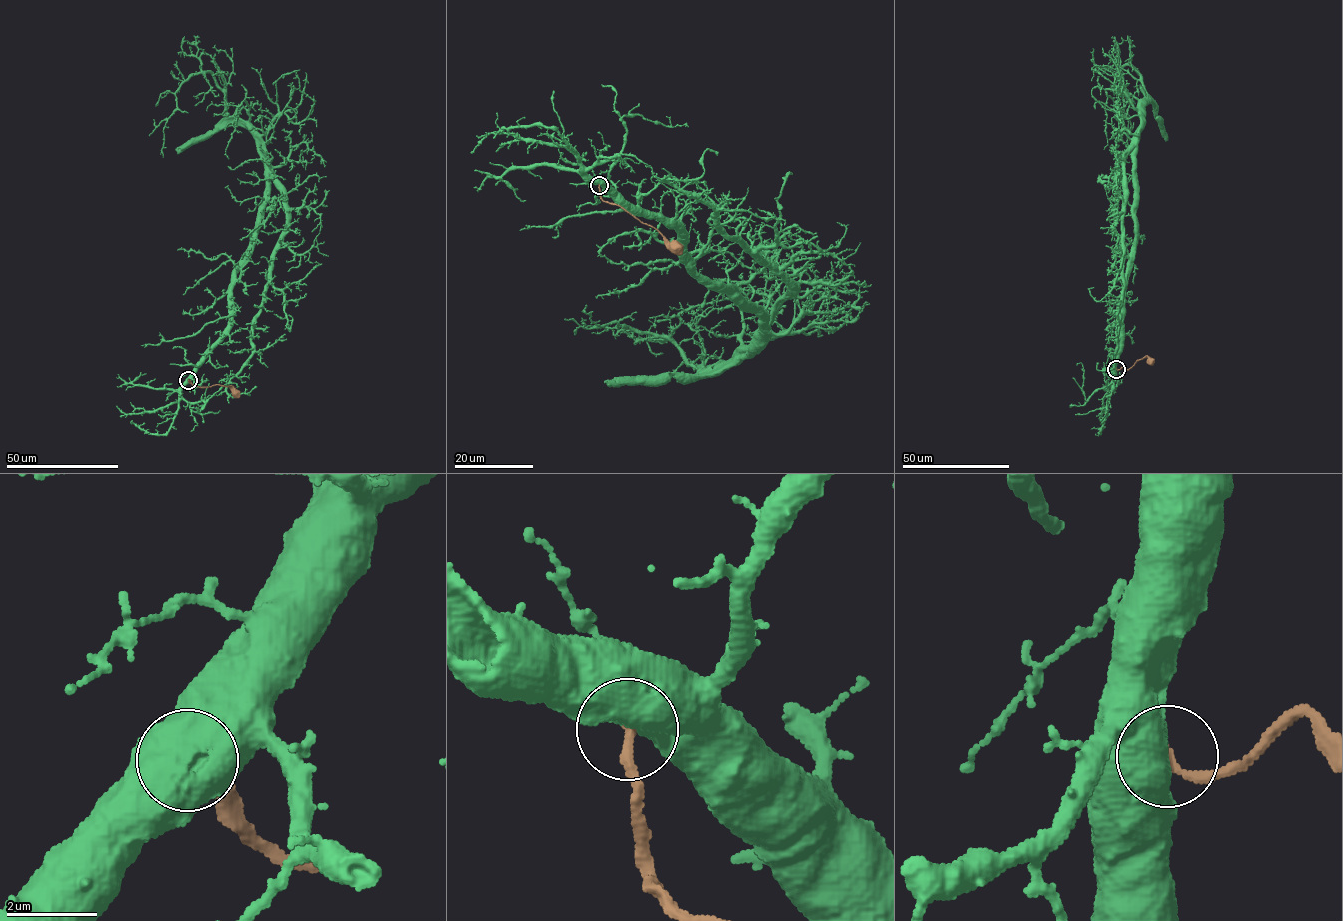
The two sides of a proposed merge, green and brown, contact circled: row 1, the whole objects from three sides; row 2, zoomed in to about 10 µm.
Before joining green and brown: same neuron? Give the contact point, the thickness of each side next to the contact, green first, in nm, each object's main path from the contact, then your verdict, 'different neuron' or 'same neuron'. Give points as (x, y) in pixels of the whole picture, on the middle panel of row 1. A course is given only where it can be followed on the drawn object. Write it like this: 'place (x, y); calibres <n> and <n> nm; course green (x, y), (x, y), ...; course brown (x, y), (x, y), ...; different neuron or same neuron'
place (599, 185); calibres 800 and 220 nm; course green (598, 184), (622, 204), (675, 227), (702, 278), (737, 295), (766, 324); course brown (598, 184), (600, 196), (605, 201), (625, 209), (676, 245); different neuron

